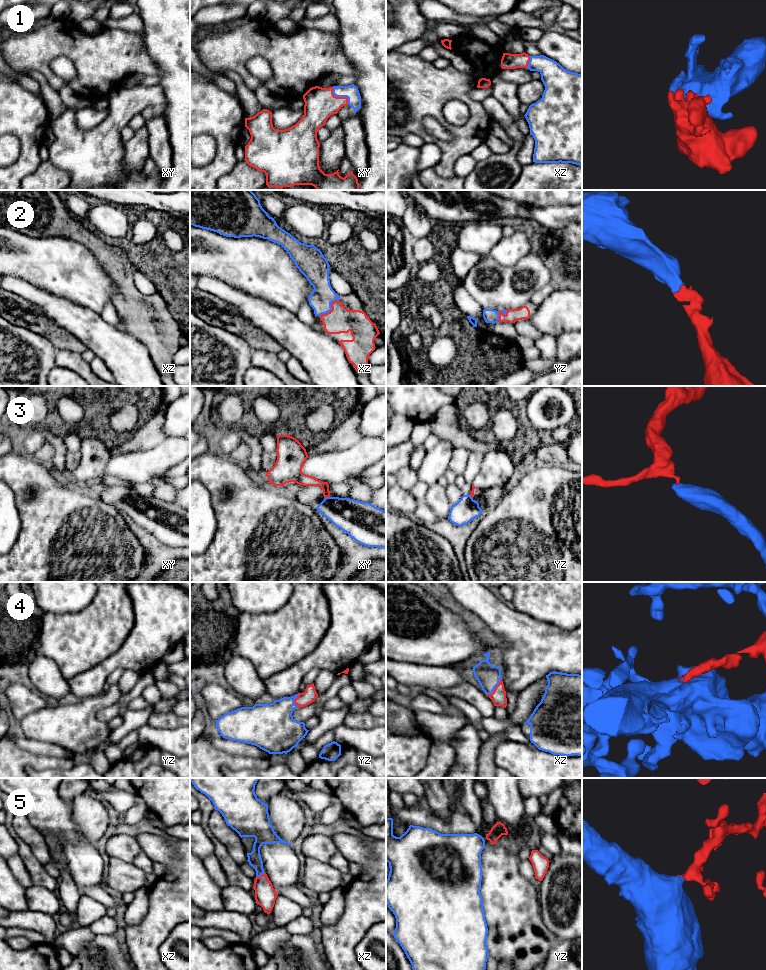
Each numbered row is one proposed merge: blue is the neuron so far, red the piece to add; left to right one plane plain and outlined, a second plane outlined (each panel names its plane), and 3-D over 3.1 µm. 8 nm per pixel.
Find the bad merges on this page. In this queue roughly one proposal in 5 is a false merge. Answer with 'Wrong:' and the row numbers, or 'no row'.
Wrong: 3

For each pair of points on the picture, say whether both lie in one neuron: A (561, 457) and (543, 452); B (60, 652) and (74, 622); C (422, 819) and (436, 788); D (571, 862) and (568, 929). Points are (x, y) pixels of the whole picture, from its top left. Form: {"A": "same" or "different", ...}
{"A": "same", "B": "same", "C": "different", "D": "same"}

